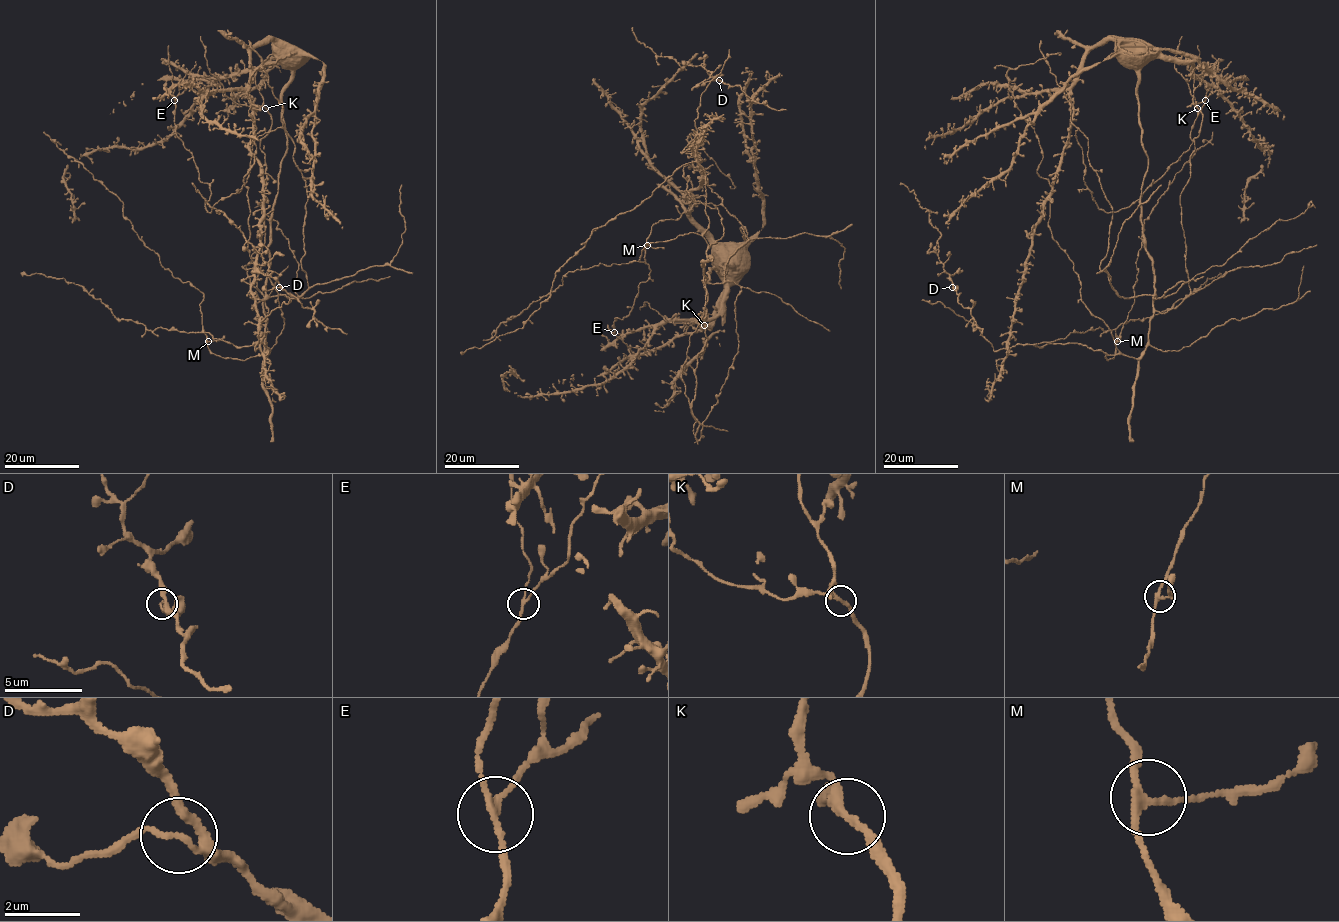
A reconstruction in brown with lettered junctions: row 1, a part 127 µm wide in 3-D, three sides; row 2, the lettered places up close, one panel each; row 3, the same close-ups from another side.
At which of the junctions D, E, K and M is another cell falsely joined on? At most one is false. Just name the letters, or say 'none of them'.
E

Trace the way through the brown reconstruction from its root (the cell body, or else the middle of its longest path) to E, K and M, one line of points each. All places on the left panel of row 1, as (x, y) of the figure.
E: (289, 57), (280, 59), (283, 49), (254, 69), (218, 78), (190, 75), (186, 89), (174, 100)
K: (289, 57), (257, 71), (256, 87), (265, 107)
M: (289, 57), (290, 82), (282, 93), (287, 151), (263, 302), (268, 354), (222, 358), (208, 341)

